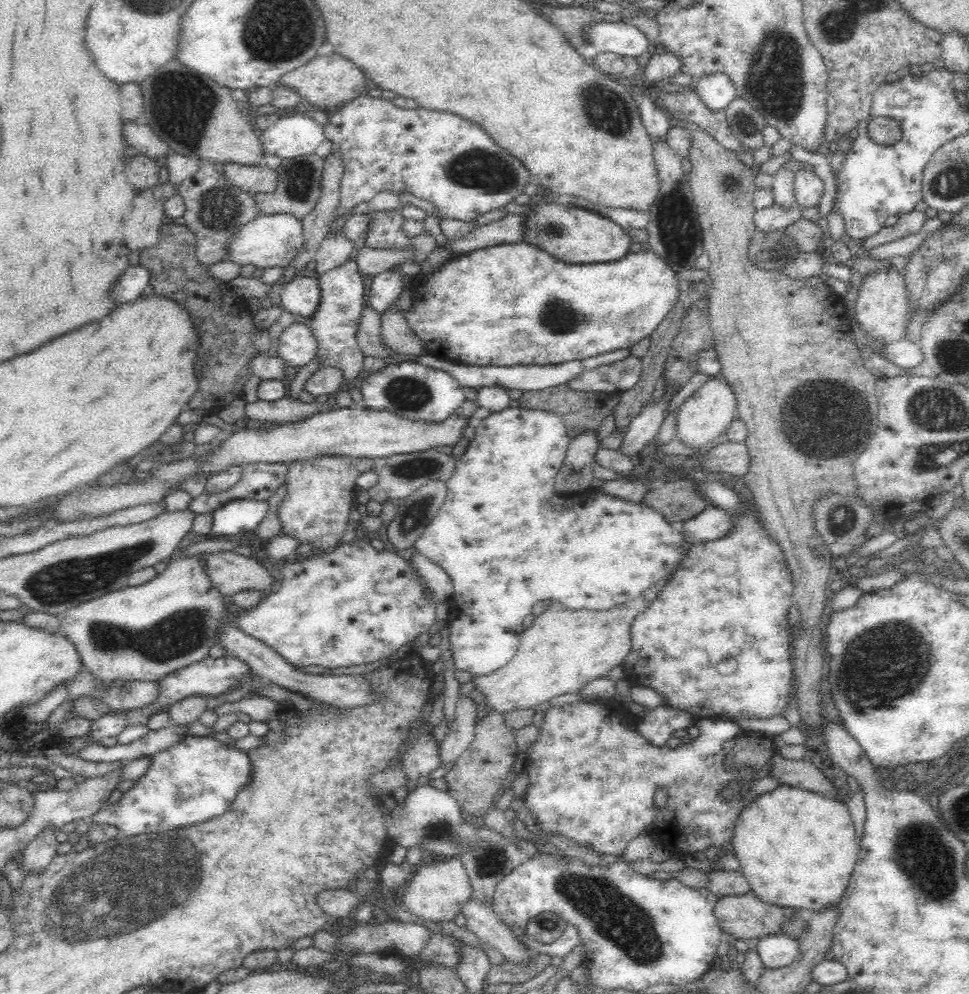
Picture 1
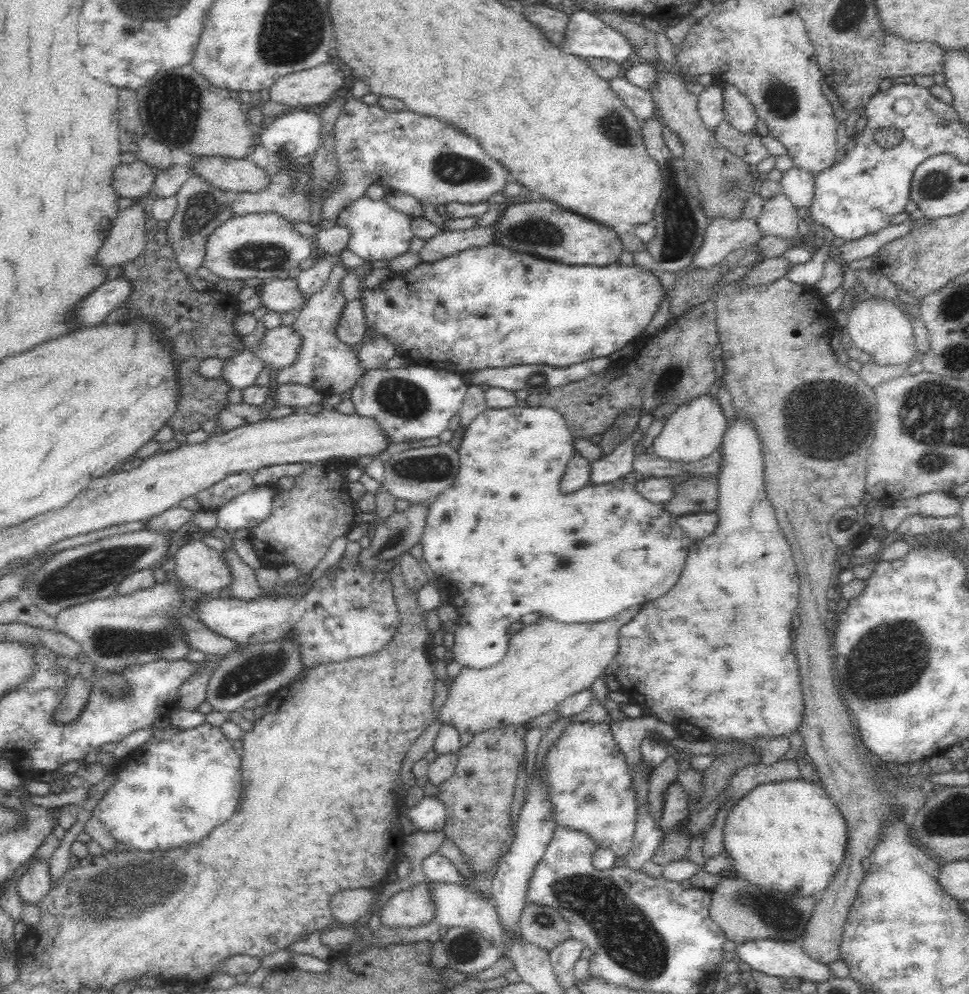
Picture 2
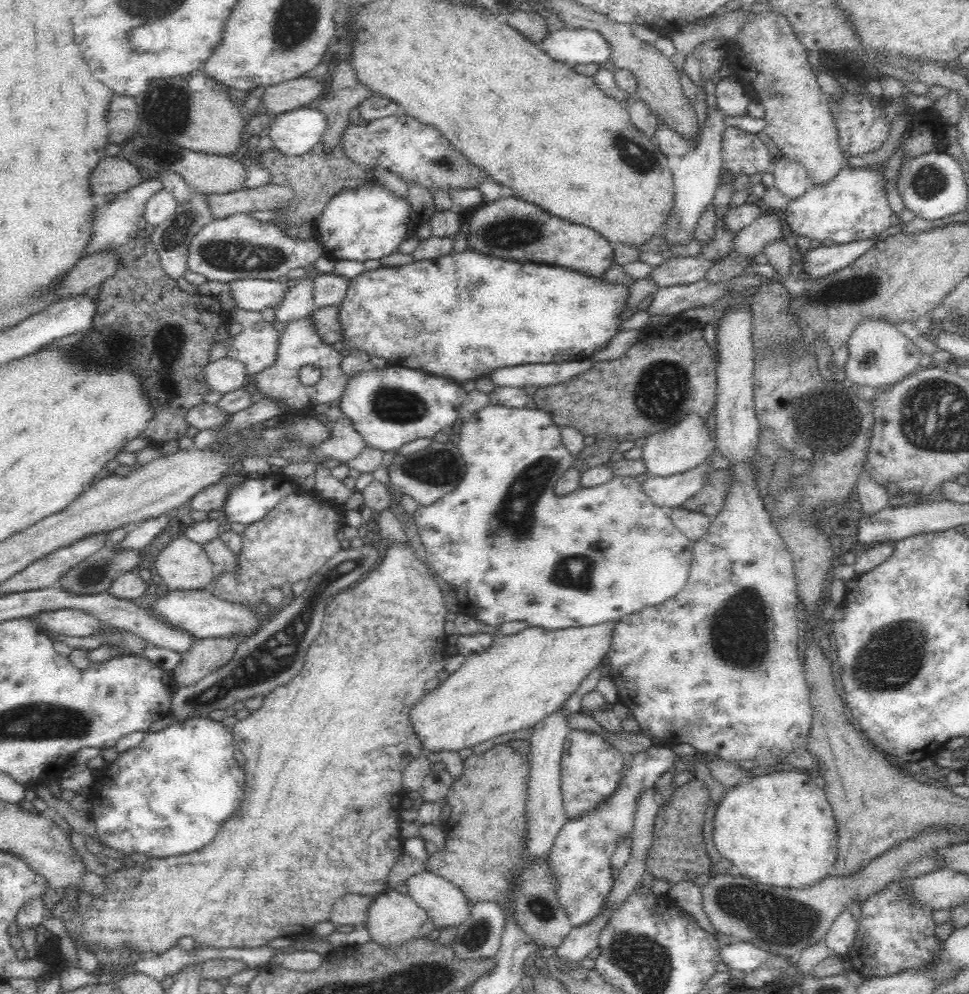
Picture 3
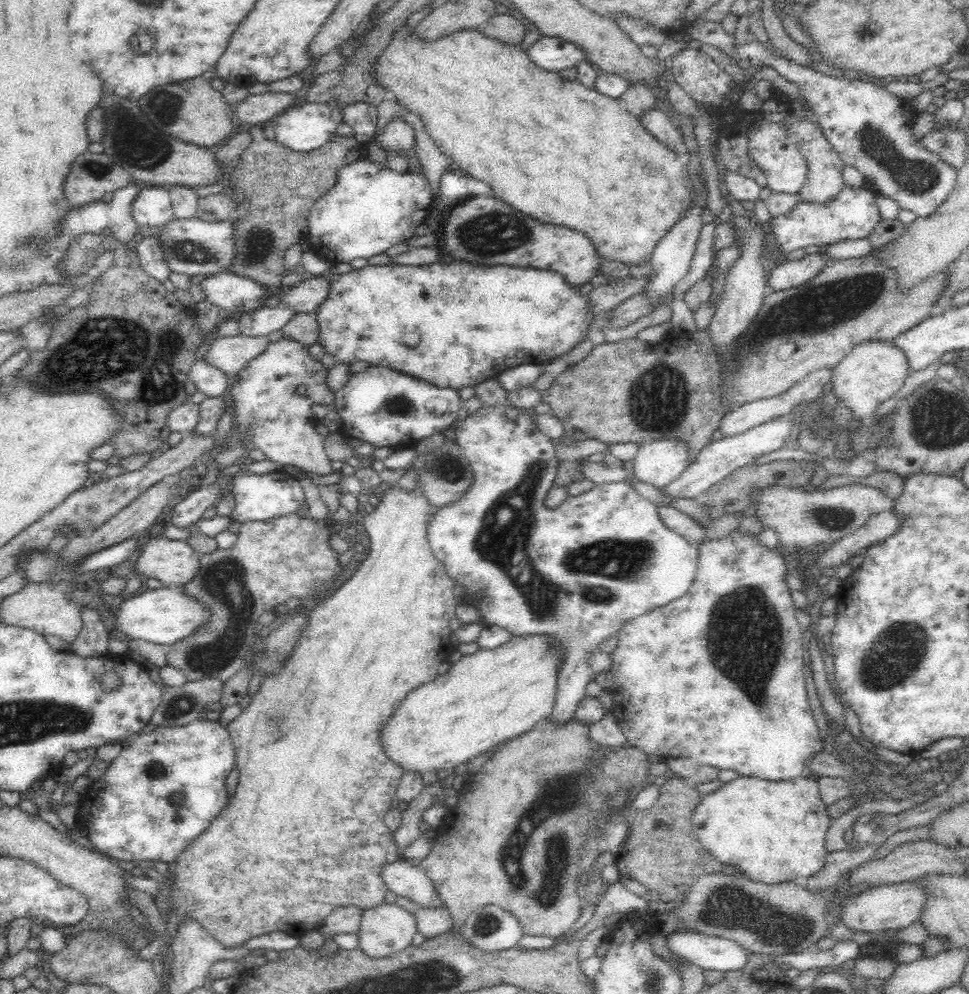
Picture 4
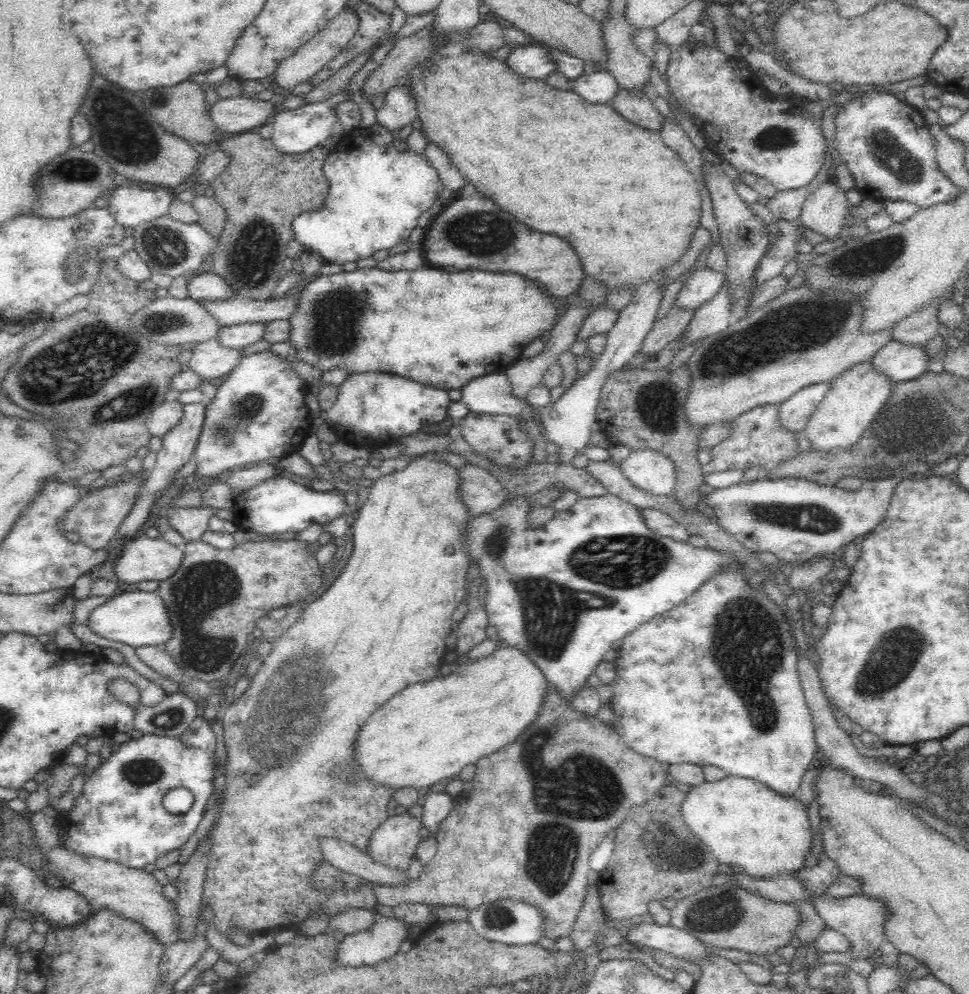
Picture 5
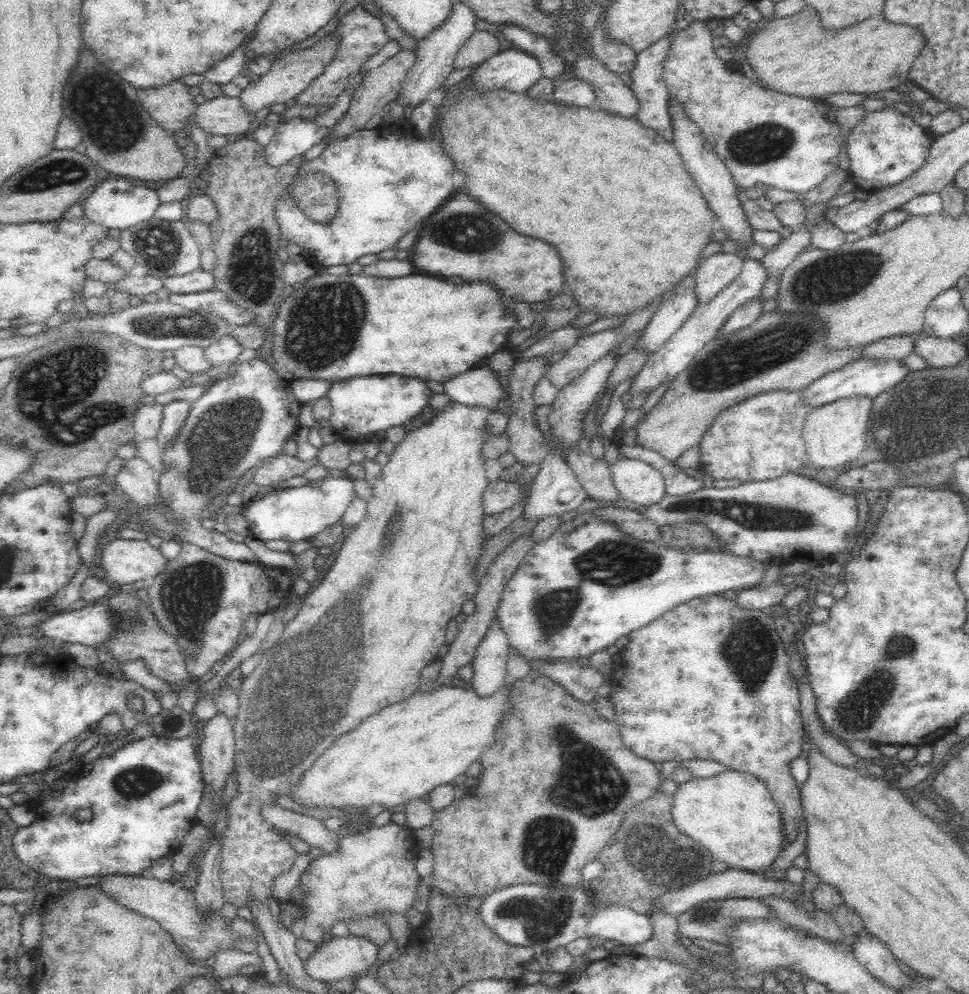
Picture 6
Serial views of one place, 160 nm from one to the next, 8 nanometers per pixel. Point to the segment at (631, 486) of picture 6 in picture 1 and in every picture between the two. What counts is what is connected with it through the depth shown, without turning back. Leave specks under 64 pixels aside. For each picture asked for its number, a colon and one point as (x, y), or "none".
1: (703, 417)
2: (694, 431)
3: (687, 444)
4: (659, 462)
5: (652, 471)

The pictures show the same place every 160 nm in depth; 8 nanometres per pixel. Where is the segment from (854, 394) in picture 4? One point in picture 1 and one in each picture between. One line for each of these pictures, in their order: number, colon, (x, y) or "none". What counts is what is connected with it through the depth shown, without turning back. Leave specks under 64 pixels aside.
1: (882, 310)
2: (878, 327)
3: (880, 355)

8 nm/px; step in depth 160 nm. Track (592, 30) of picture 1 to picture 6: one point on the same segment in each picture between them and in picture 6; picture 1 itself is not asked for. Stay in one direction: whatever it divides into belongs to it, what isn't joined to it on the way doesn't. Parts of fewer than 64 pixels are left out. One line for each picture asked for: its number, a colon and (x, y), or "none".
2: (586, 36)
3: (572, 46)
4: (550, 53)
5: (531, 60)
6: (515, 70)

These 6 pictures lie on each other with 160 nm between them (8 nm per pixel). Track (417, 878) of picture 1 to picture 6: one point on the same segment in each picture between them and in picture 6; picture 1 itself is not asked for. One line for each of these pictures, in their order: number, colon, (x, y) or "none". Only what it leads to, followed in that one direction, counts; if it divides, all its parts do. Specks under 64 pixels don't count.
2: (412, 907)
3: (393, 918)
4: (386, 929)
5: (382, 940)
6: (340, 957)

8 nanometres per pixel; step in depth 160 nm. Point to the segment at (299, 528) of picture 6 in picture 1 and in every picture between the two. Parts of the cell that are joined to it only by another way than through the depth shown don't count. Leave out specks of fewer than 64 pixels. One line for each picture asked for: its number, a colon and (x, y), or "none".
1: (237, 516)
2: (246, 510)
3: (249, 501)
4: (257, 497)
5: (277, 505)

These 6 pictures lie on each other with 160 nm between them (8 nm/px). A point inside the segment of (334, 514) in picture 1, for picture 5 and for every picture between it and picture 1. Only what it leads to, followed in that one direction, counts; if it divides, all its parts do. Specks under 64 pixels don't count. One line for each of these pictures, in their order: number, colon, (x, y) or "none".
2: (304, 521)
3: (296, 538)
4: (273, 560)
5: (214, 598)

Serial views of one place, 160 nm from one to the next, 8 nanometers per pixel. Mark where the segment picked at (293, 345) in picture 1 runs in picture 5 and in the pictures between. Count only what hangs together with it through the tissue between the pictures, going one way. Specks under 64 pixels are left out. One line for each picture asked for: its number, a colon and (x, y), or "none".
2: (280, 346)
3: (256, 346)
4: (230, 354)
5: (209, 359)

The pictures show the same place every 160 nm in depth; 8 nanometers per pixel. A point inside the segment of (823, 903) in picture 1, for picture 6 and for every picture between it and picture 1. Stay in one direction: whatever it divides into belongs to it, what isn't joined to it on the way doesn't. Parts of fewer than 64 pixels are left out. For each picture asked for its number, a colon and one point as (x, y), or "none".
2: (788, 836)
3: (779, 829)
4: (772, 832)
5: (753, 830)
6: (733, 815)

